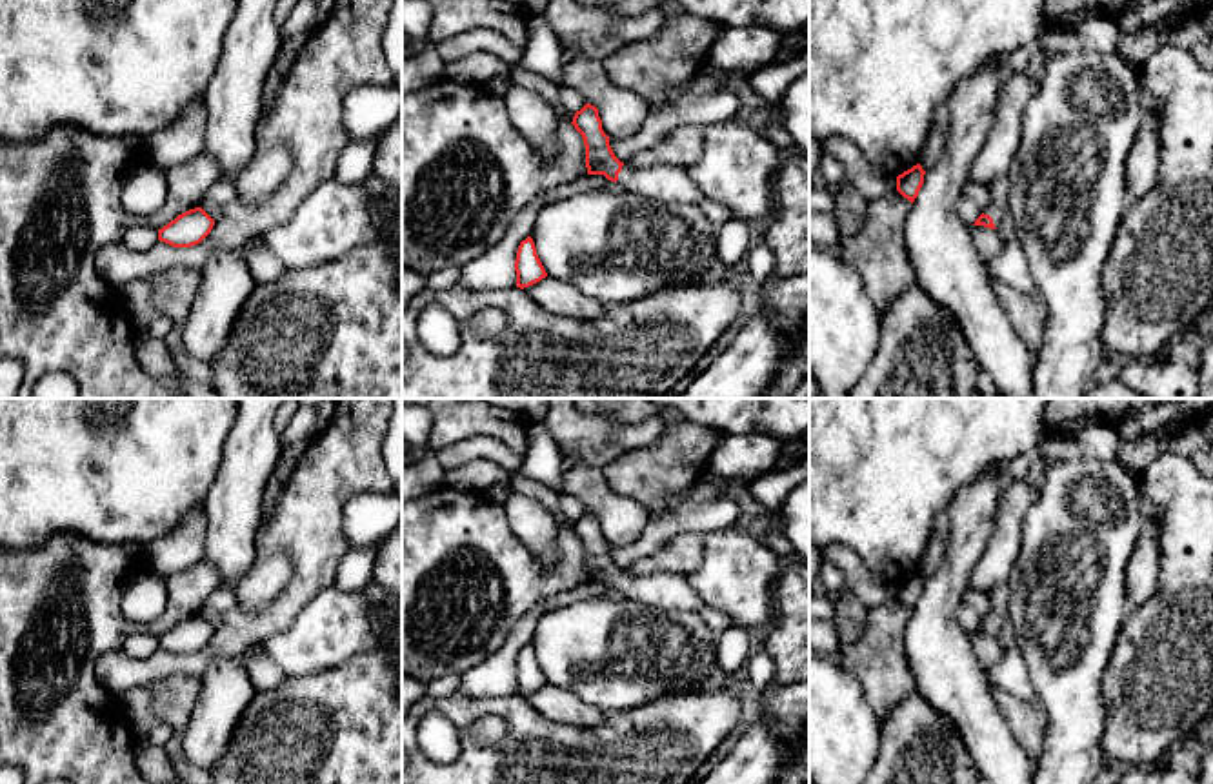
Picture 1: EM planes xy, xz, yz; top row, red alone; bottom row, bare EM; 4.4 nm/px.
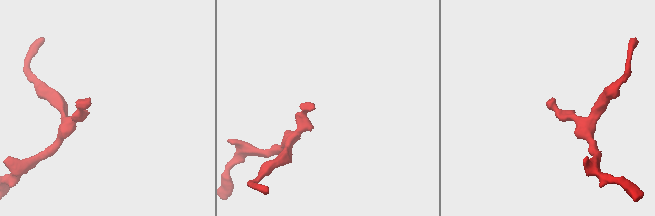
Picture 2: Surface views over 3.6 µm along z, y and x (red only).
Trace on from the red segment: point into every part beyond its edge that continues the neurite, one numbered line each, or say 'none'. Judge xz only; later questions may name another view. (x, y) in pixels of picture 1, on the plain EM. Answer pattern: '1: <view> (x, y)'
1: xz (666, 590)

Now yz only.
1: yz (992, 617)

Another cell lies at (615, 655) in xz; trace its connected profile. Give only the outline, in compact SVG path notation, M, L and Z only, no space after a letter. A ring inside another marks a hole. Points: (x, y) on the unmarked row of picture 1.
M604 597L576 600L544 613L531 637L547 684L573 691L607 715L664 695L722 686L727 675L718 668L717 642L718 635L706 626L698 611Z

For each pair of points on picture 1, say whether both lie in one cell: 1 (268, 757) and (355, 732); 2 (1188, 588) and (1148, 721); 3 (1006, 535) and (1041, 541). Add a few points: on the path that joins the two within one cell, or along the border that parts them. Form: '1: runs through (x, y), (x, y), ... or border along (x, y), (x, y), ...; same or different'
1: runs through (290, 757), (330, 757), (333, 753); same
2: runs through (1188, 621), (1188, 646), (1170, 664), (1157, 688); same
3: border along (1037, 499), (1022, 522), (1021, 553), (1006, 579); different

